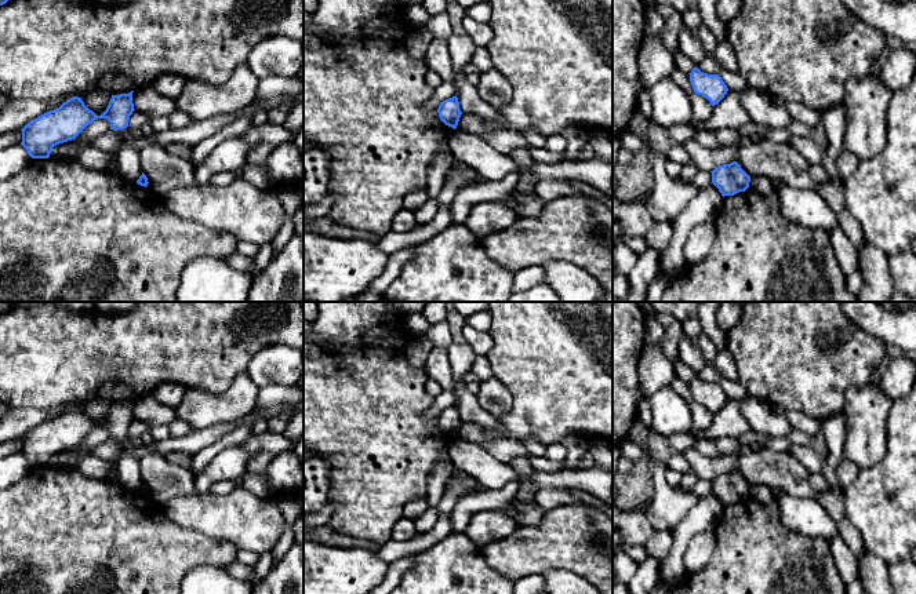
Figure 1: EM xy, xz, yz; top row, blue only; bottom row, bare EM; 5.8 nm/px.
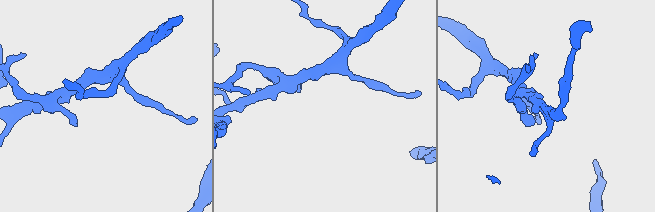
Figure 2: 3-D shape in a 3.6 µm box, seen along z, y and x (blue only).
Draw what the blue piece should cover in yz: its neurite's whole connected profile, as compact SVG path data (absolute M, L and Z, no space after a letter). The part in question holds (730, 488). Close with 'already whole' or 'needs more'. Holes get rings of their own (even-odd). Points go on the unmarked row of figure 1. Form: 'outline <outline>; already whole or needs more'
outline M737 470L716 475L712 481L712 492L719 498L721 504L734 504L749 496L750 485L741 477Z; already whole

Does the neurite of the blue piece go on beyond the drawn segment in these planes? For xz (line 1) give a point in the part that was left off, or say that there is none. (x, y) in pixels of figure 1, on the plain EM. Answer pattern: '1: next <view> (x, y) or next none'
1: next none

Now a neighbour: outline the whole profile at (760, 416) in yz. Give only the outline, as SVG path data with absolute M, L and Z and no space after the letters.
M746 396L741 401L741 411L752 431L770 437L786 437L793 429L788 419L773 411L773 407Z

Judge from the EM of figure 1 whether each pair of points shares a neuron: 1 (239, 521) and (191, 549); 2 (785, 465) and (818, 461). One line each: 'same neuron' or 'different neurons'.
1: different neurons
2: different neurons

